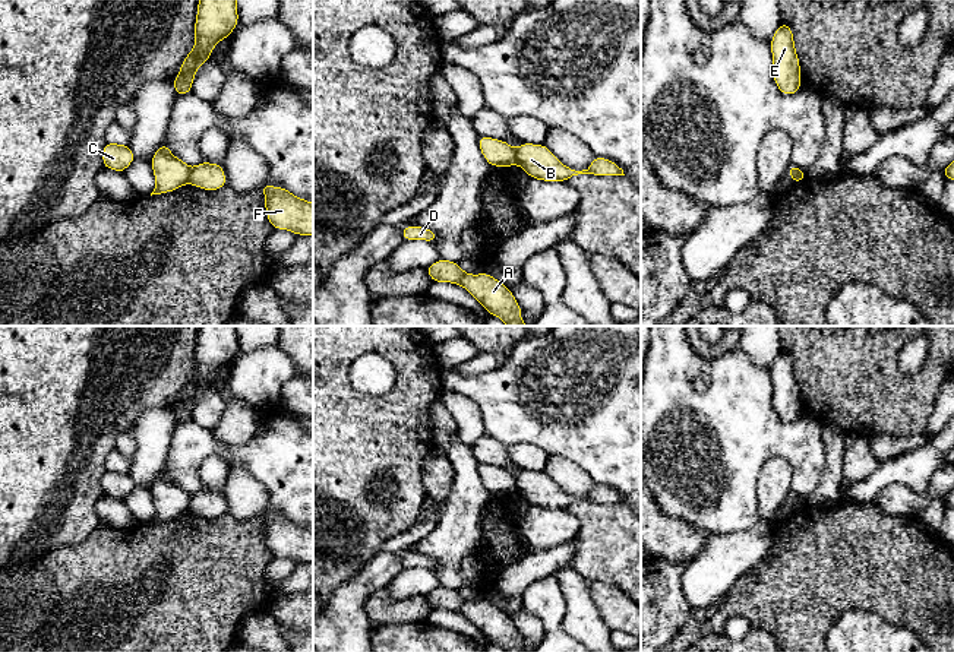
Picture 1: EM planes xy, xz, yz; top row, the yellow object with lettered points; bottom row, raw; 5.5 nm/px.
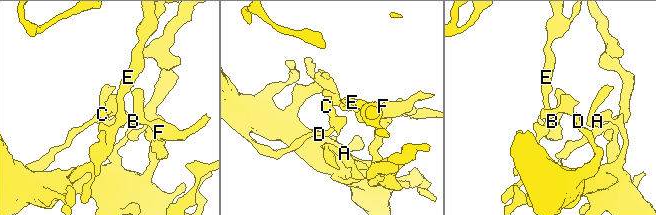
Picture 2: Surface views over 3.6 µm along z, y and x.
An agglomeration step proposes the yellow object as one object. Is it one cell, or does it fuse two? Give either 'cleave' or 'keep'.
cleave

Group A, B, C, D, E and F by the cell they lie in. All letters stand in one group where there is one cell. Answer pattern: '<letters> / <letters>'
A C D E / B F

